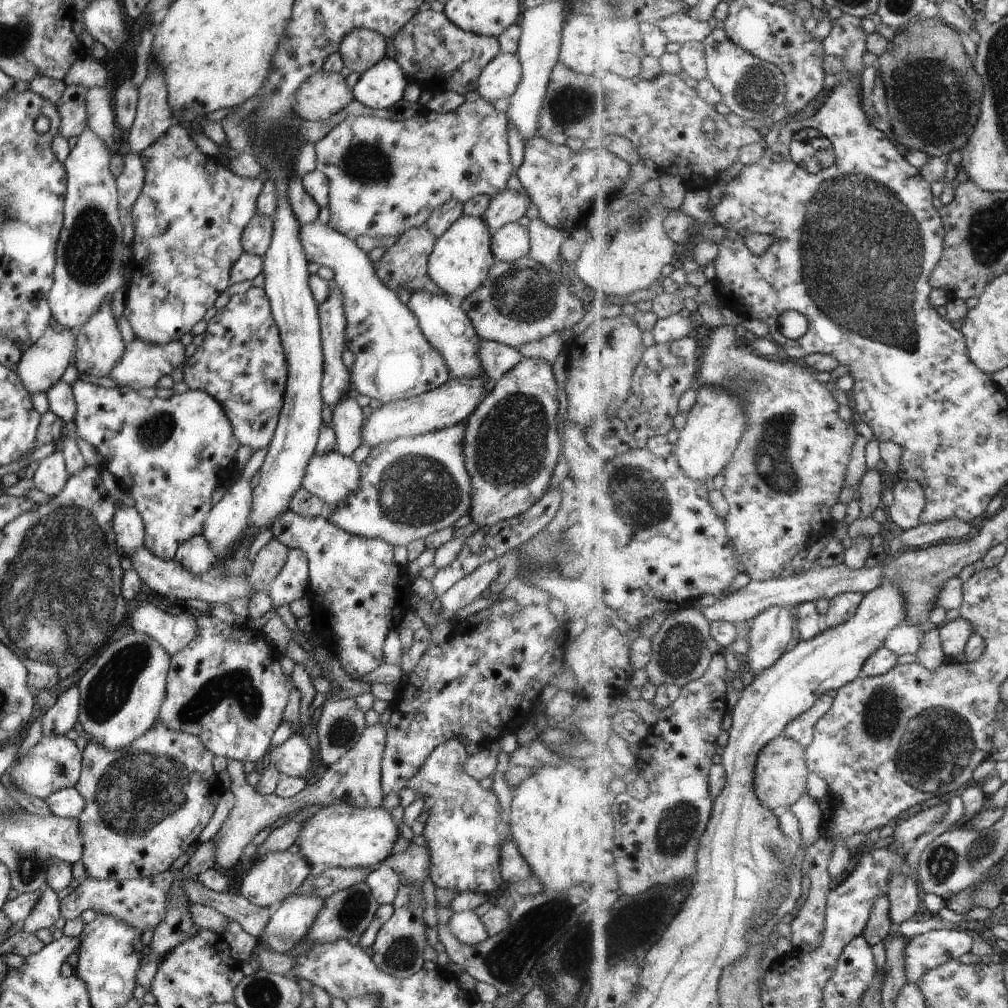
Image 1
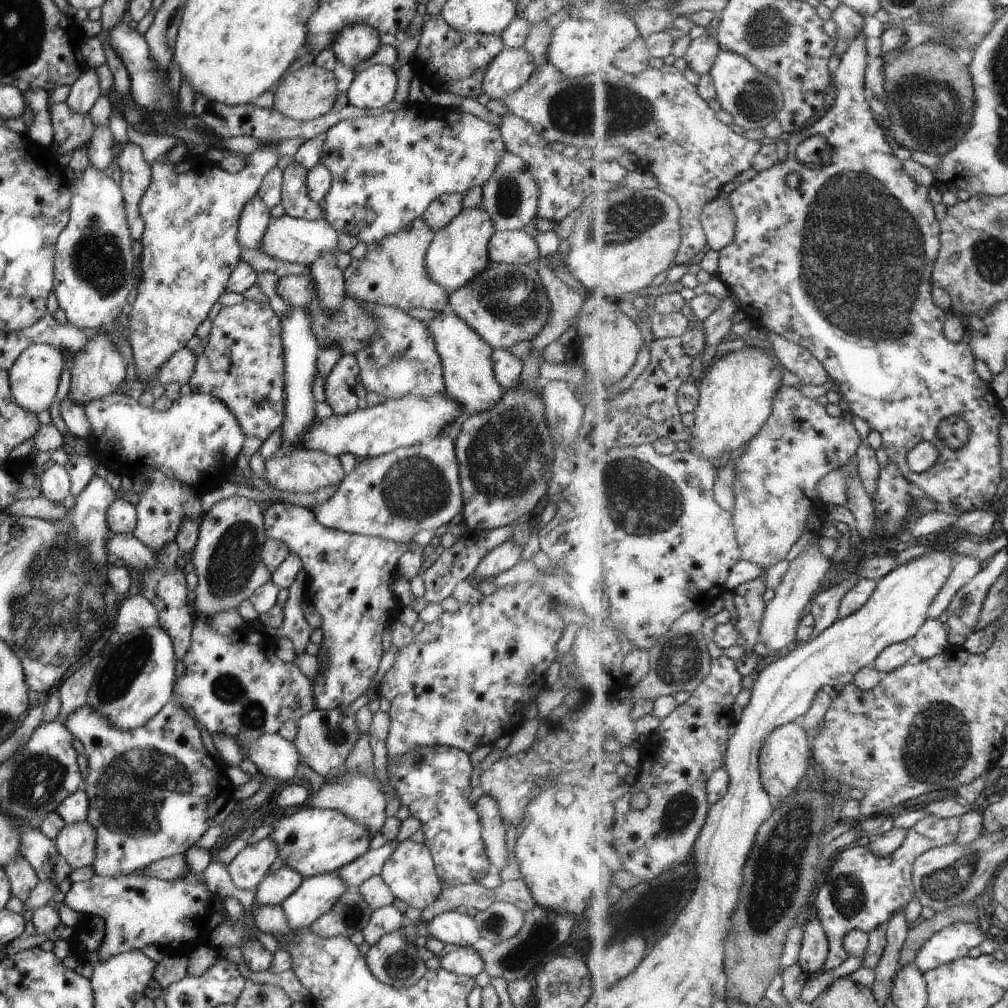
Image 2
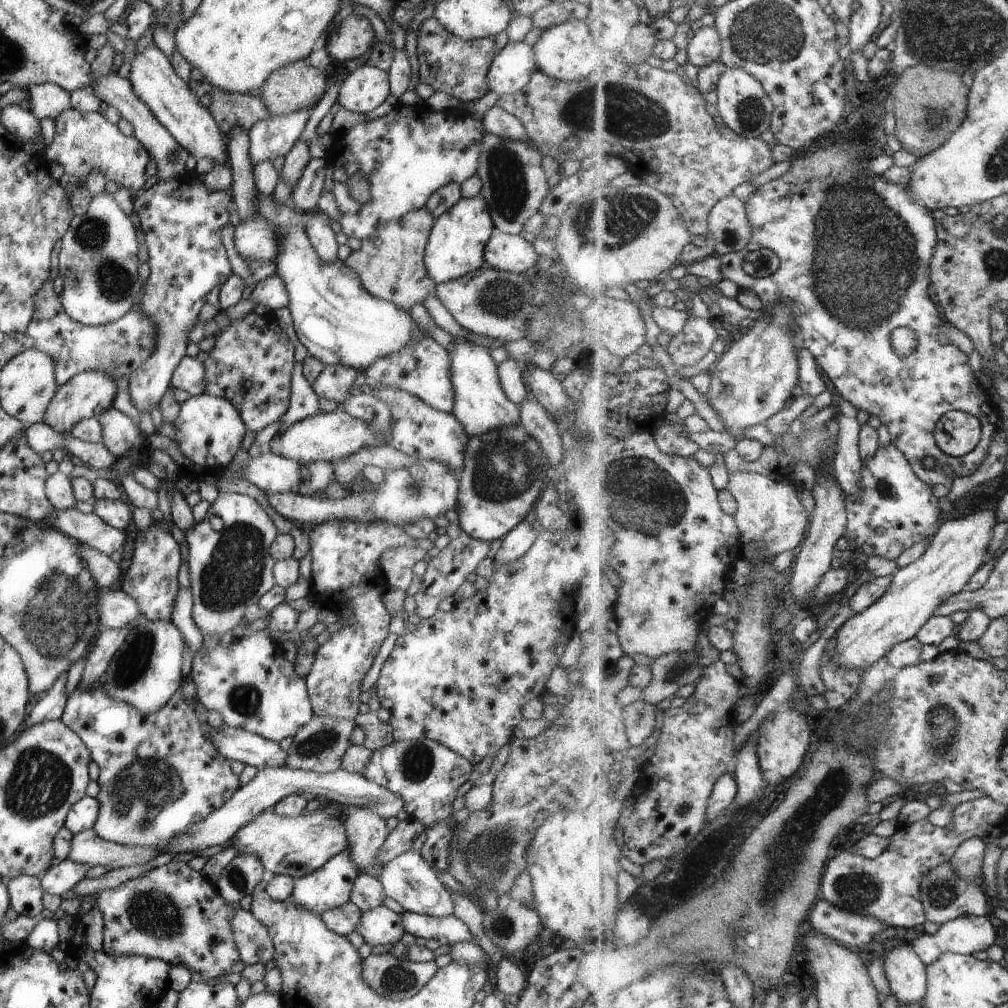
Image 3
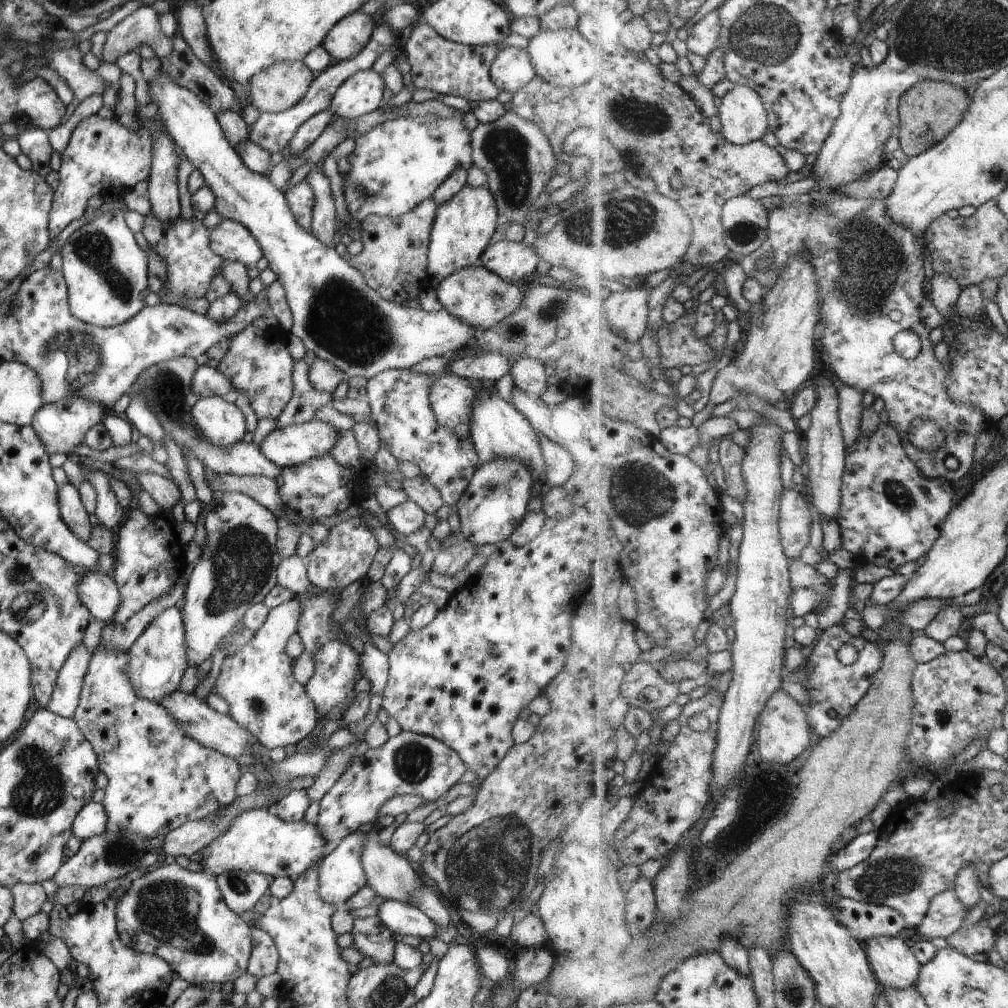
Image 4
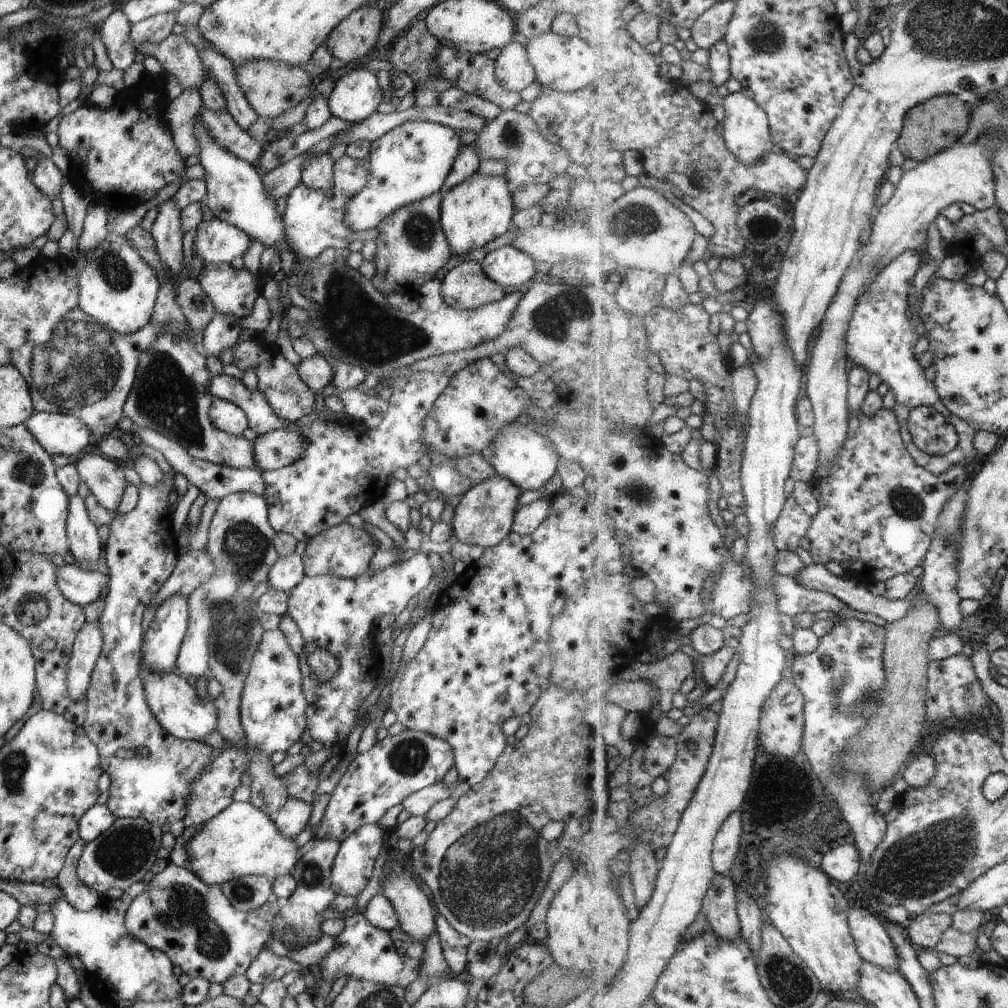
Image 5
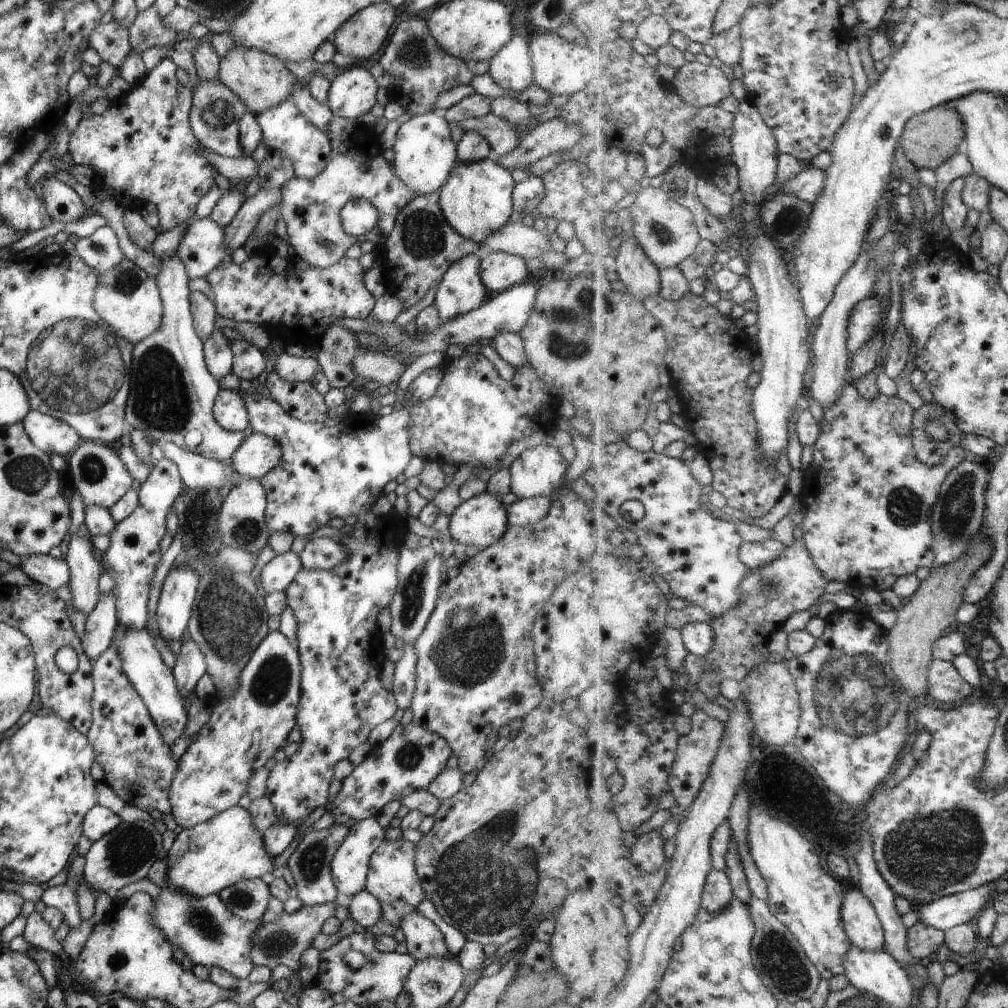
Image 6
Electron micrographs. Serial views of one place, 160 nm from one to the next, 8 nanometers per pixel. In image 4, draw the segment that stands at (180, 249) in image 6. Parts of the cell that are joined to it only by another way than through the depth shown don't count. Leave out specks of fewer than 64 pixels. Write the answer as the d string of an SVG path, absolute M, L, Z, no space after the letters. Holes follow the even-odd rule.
M222 219L215 228L209 229L209 246L225 262L241 262L246 268L255 266L261 258L260 247L253 234L233 220Z

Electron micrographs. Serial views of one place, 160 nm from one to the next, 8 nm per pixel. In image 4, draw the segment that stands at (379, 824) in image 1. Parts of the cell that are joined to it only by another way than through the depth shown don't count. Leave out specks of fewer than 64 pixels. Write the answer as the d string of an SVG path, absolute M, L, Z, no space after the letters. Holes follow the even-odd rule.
M251 808L241 812L237 818L231 820L229 828L209 842L203 850L199 850L199 861L204 872L215 876L225 870L245 870L268 875L271 878L299 877L311 864L318 863L327 852L331 844L323 840L317 832L314 823L304 820L287 822L274 816L271 809Z

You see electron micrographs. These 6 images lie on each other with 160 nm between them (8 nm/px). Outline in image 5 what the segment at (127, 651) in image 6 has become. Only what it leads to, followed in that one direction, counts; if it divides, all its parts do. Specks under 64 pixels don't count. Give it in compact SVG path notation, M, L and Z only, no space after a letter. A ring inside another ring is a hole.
M138 668L143 690L145 690L145 701L151 713L165 732L180 740L191 740L199 742L215 730L217 722L217 710L209 697L197 696L194 686L189 686L185 678L179 674L159 674L149 672L147 668Z

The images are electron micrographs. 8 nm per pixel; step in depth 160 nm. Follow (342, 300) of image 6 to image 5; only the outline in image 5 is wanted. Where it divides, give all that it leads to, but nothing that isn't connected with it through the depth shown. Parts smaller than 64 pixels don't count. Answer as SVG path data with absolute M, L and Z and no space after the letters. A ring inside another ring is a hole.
M205 263L197 280L211 300L214 311L233 314L237 318L251 314L260 285L245 268L233 270L230 264Z

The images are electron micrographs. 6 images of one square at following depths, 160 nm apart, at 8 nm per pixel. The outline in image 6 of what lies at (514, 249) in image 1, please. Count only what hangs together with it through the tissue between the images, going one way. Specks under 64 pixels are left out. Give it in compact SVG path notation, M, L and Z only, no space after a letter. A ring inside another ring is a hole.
M499 251L483 254L479 263L481 282L490 293L497 293L527 279L529 272L523 260L520 256Z

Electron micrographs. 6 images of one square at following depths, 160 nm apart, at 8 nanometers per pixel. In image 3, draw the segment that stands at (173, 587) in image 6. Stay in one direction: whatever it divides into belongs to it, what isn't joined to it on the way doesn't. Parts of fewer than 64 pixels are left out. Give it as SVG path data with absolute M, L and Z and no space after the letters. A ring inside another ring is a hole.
M169 620L144 621L129 630L123 644L111 656L107 668L102 673L101 684L109 698L133 706L139 714L151 714L167 703L178 690L183 679L181 675L181 652L185 644L181 632Z

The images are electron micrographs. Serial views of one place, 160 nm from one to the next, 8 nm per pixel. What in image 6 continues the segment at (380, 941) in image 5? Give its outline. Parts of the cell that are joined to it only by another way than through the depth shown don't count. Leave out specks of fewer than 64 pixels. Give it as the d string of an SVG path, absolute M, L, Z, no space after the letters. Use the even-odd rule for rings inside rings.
M356 929L354 933L341 938L326 950L319 951L318 971L314 983L320 989L326 990L334 1003L349 1001L362 1007L373 1007L376 1002L395 999L401 993L405 975L416 960L407 953L379 952L374 944L374 935ZM349 950L358 950L365 957L365 963L360 968L352 969L343 963L343 955Z

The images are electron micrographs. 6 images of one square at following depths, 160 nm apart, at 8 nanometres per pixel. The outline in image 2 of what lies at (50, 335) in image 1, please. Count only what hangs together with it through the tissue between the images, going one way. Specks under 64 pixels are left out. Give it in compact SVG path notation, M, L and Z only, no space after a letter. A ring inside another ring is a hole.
M32 343L18 355L7 371L7 376L9 376L11 398L17 402L19 408L25 408L25 412L33 412L35 415L41 410L49 409L57 392L64 359L61 348L42 343Z

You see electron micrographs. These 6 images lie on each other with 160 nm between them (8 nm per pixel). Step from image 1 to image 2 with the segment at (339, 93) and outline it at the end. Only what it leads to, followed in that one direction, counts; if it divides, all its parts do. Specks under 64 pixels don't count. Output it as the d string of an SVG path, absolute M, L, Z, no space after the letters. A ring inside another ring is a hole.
M309 62L297 68L295 72L281 77L279 86L273 91L273 109L286 118L305 122L329 112L337 95L337 82L333 72L318 68L314 63Z

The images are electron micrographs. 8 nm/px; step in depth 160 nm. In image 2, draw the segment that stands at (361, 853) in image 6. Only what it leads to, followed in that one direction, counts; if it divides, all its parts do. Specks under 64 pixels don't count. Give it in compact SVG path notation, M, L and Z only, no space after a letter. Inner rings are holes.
M336 870L315 874L303 878L297 889L279 904L279 908L287 926L291 930L301 930L327 912L345 890Z

